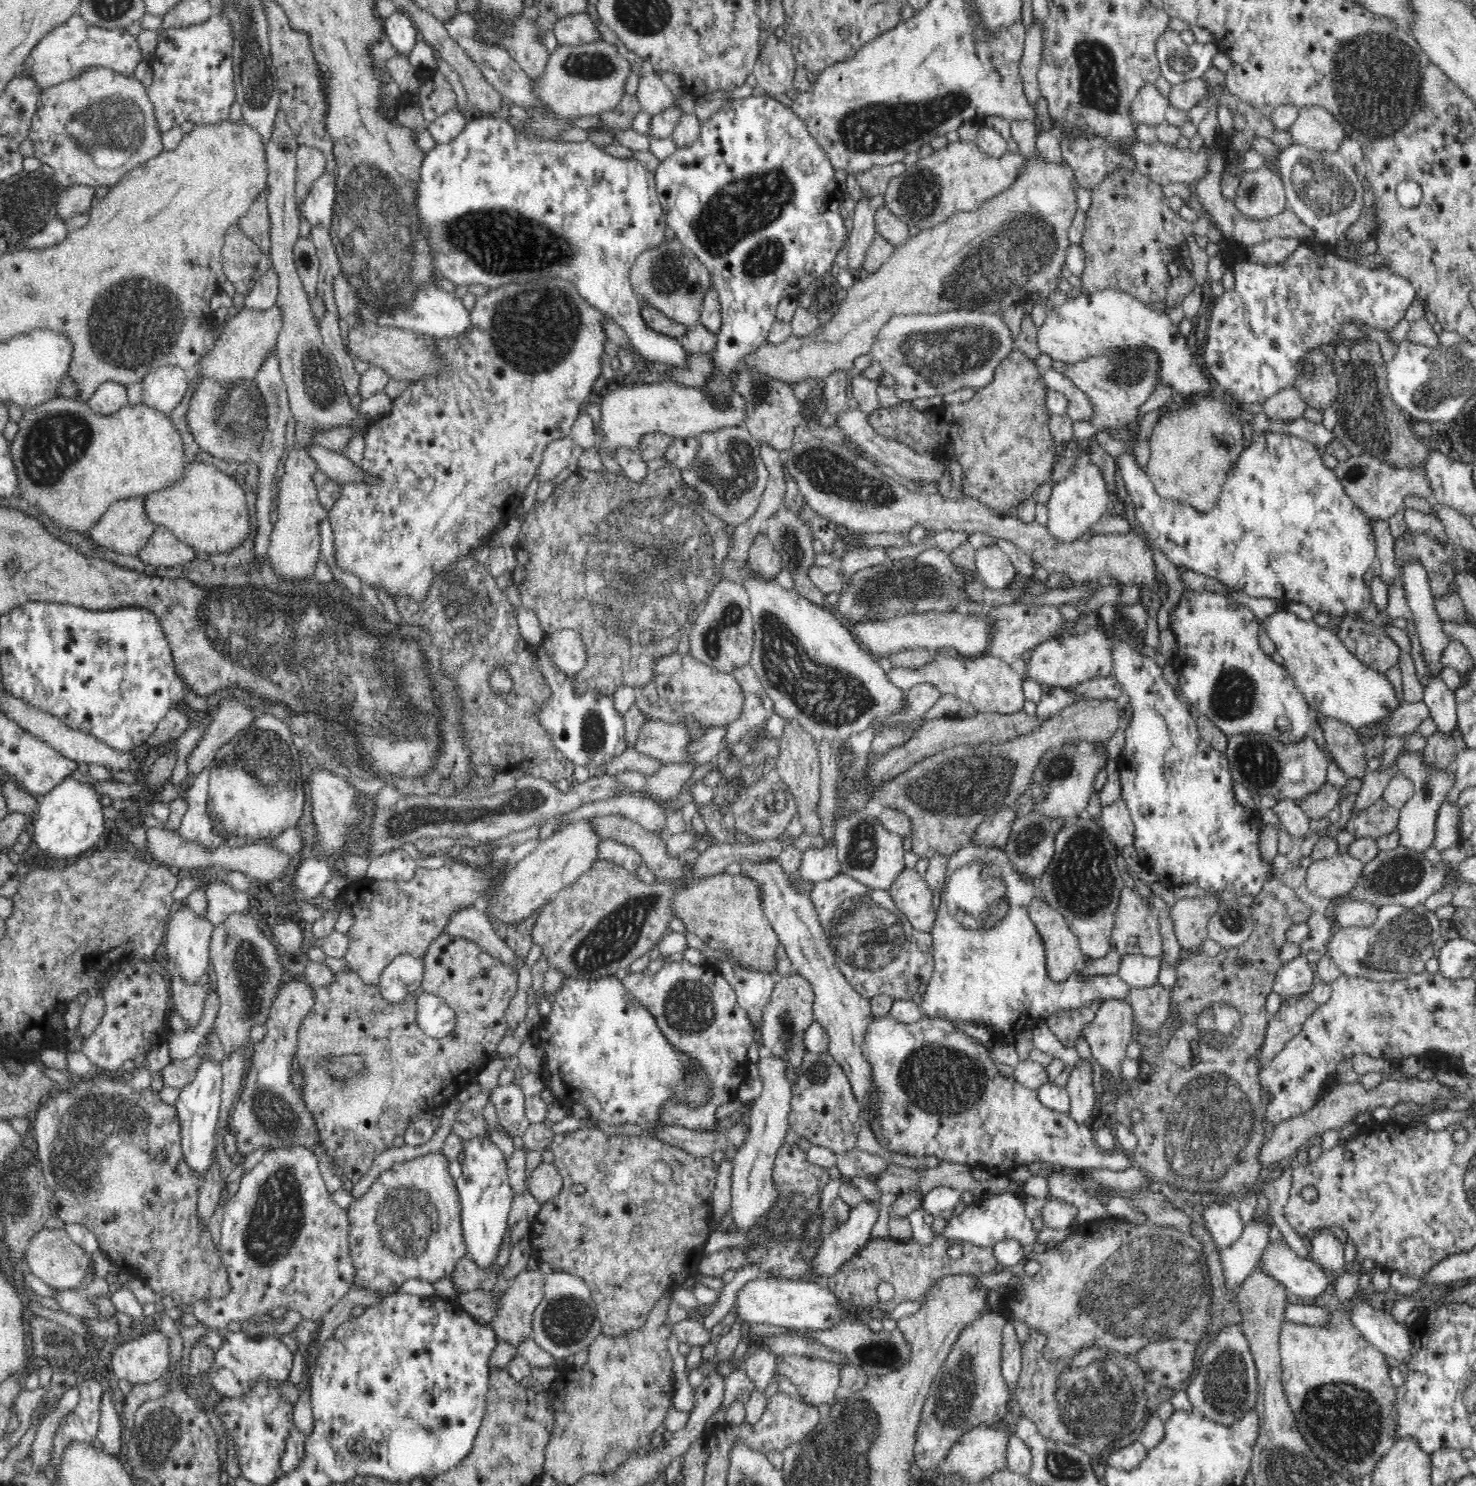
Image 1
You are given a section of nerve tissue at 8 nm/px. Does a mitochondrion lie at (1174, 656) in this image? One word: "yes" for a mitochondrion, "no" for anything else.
no

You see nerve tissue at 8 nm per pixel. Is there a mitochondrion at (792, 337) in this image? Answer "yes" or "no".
no

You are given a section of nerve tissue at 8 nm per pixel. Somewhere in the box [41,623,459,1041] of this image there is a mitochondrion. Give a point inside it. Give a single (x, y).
(260, 758)

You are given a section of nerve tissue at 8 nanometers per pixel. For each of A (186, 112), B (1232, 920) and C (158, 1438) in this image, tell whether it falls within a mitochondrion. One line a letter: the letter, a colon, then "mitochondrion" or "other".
A: other
B: mitochondrion
C: mitochondrion

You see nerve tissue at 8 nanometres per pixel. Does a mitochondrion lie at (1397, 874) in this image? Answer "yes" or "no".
yes

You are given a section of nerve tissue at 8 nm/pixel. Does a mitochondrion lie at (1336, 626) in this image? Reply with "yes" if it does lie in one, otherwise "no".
no

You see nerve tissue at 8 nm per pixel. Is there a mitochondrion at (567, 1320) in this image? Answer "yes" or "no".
yes

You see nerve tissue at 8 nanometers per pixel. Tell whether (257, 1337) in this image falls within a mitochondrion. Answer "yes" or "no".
no

